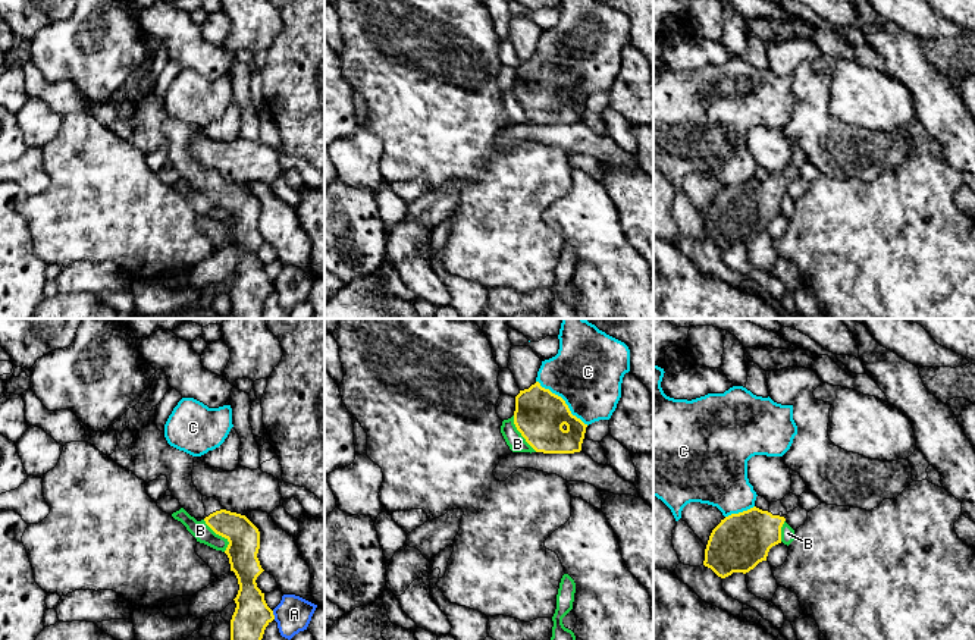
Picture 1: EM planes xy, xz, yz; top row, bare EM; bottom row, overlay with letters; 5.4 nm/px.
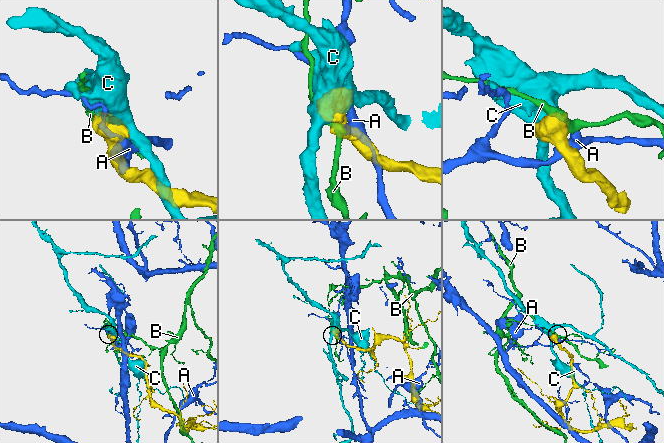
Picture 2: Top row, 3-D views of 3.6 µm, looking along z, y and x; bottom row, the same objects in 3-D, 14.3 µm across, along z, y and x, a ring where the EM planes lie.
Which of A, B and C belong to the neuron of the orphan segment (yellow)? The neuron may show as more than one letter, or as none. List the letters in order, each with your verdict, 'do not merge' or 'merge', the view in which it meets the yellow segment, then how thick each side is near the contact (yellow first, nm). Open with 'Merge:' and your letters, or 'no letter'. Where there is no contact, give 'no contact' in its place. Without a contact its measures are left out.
Merge: no letter
A: do not merge; contact in xy; calibres 200 and 190 nm
B: do not merge; contact in xy; calibres 180 and 100 nm
C: do not merge; contact in xz; calibres 280 and 380 nm

